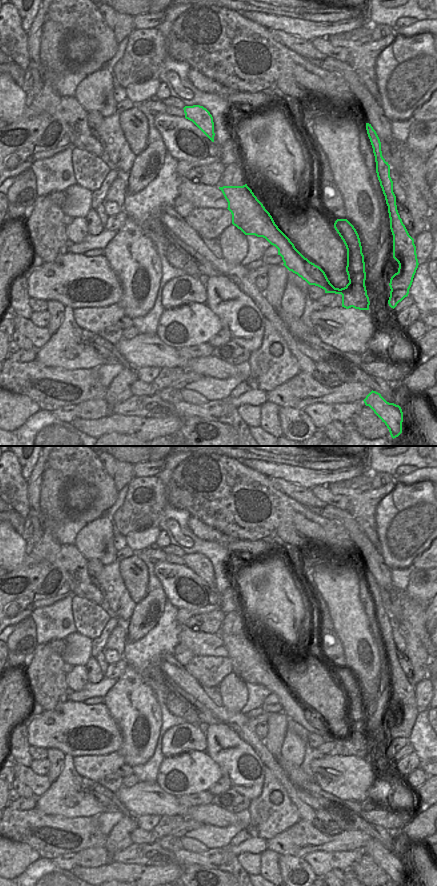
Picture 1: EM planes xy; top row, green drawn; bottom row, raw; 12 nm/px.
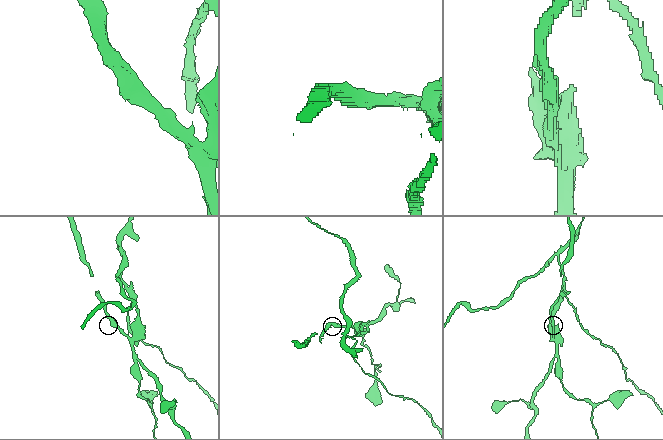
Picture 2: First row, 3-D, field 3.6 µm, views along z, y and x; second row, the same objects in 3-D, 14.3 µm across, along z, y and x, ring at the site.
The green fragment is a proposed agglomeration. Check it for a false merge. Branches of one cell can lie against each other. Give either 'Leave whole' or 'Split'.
Split.

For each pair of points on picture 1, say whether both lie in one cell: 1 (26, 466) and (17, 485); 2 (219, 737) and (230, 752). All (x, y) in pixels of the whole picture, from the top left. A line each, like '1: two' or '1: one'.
1: two
2: one

